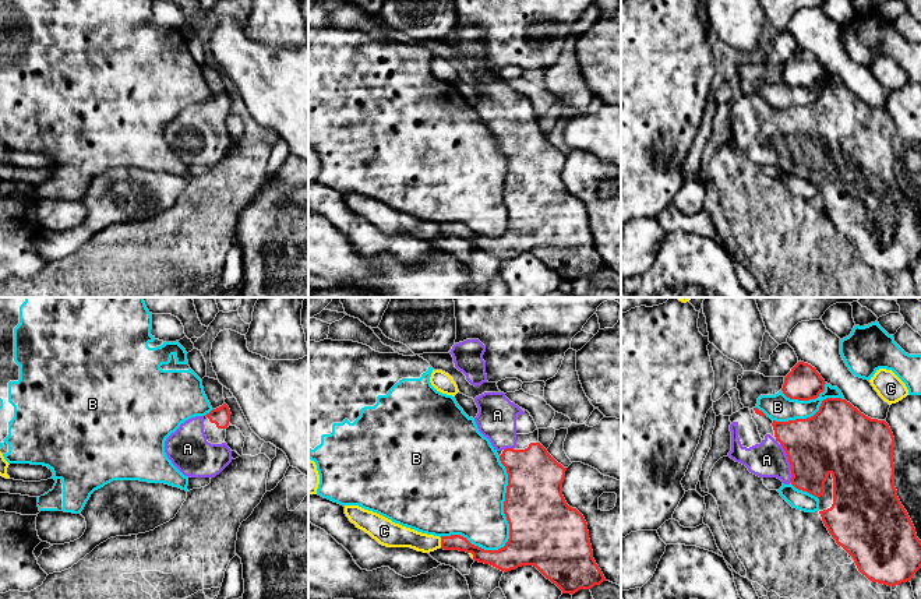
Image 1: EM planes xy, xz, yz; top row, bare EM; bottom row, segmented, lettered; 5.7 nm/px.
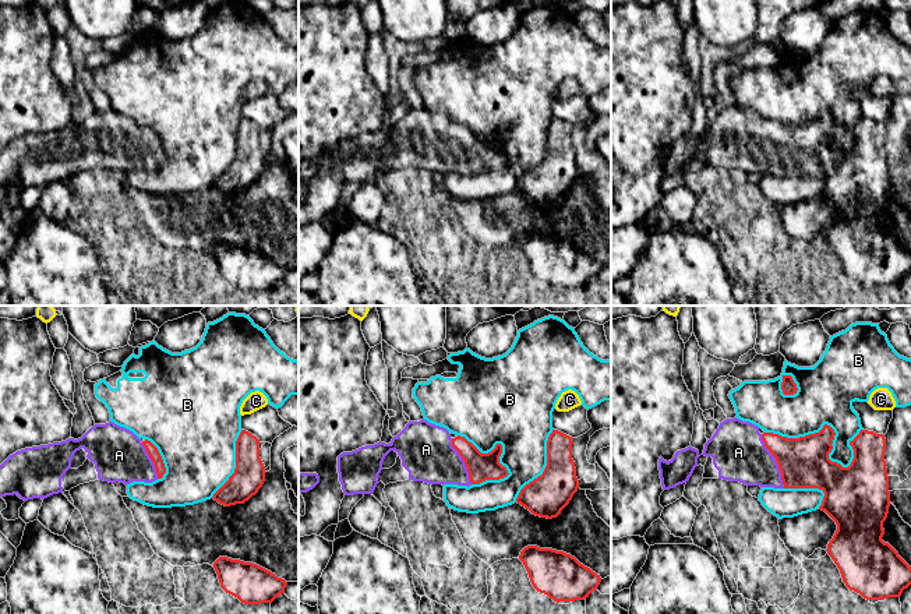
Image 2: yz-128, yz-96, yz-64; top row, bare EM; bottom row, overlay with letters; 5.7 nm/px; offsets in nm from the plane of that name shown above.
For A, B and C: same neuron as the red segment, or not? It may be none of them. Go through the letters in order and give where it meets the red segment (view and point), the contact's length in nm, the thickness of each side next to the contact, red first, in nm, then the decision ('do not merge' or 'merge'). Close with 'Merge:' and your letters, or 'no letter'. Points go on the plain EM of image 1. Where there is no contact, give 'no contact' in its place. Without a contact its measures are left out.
A: yz (789, 148) | 240 nm | 360/200 nm | merge
B: xz (510, 221) | 600 nm | 420/340 nm | do not merge
C: xz (441, 229) | 60 nm | 100/130 nm | do not merge
Merge: A

